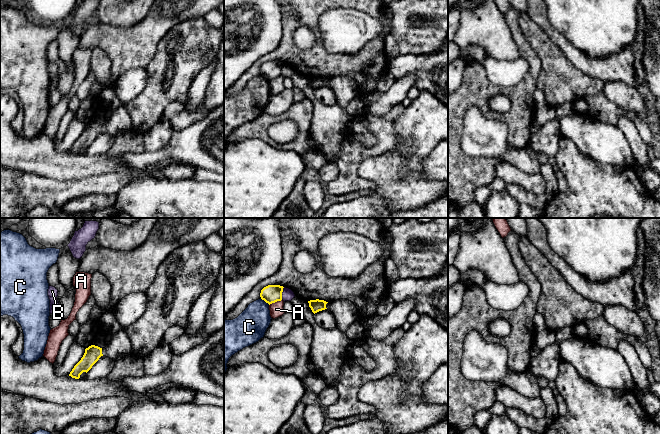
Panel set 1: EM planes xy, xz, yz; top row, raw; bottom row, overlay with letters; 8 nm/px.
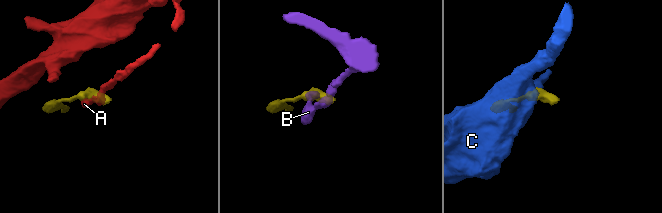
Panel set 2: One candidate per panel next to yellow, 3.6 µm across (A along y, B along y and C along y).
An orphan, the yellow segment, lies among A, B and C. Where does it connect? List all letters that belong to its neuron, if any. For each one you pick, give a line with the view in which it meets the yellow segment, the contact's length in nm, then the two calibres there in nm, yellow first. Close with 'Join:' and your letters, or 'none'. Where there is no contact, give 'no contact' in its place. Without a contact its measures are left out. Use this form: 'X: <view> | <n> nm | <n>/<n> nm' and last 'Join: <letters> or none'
Join: none

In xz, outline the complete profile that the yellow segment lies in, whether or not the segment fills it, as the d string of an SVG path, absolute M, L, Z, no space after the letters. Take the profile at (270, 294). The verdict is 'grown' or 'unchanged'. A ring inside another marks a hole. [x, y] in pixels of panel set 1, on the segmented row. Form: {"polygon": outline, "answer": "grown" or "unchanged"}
{"polygon": "M268 285L261 290L260 297L269 305L282 300L283 286Z", "answer": "unchanged"}

